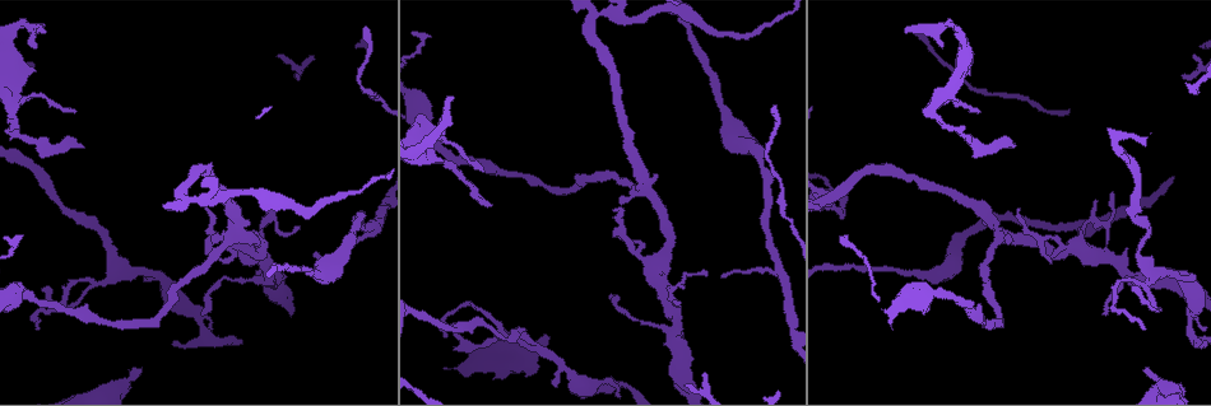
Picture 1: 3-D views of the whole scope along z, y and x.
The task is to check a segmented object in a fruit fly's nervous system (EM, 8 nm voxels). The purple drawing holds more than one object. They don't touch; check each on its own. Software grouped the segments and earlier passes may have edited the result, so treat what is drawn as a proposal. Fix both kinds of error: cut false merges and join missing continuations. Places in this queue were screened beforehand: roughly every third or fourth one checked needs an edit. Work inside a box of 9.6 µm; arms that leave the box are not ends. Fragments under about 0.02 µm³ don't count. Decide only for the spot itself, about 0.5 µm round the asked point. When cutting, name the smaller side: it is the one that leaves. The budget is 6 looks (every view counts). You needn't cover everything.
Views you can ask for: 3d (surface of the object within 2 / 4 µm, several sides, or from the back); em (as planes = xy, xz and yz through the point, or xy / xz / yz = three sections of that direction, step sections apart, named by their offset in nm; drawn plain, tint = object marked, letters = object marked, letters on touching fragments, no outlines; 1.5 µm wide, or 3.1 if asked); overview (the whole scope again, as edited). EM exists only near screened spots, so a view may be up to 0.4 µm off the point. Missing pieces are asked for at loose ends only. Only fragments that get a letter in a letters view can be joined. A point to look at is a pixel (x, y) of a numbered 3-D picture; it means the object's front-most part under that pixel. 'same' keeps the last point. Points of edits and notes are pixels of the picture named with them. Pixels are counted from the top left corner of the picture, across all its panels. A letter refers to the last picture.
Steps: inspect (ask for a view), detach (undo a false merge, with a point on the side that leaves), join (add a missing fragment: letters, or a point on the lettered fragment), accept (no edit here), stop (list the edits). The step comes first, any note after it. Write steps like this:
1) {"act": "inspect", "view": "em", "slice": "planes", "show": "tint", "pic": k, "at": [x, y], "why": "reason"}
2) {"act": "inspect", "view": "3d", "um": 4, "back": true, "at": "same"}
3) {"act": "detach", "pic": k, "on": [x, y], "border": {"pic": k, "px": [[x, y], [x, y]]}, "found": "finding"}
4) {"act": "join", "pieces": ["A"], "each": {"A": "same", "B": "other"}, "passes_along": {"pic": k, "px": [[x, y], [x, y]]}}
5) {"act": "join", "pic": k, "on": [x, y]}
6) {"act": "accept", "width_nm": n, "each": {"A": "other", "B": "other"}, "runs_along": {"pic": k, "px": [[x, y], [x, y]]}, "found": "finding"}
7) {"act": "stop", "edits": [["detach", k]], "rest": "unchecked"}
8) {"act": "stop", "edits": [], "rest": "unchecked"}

{"act": "inspect", "view": "3d", "um": 4, "pic": 1, "at": [505, 339], "why": "sharp bend"}

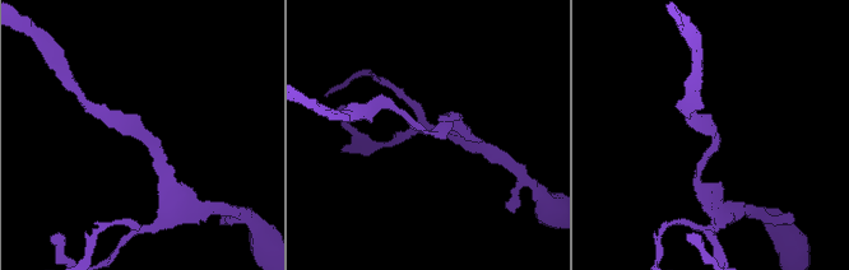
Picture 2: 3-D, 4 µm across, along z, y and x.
{"act": "inspect", "view": "em", "slice": "yz", "step": 8, "show": "tint", "pic": 2, "at": [145, 129], "why": "shape alone is not enough"}

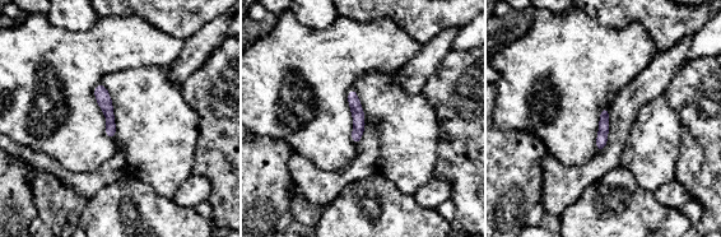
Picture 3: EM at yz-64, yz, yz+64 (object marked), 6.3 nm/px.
{"act": "inspect", "view": "em", "slice": "planes", "show": "letters", "at": "same"}

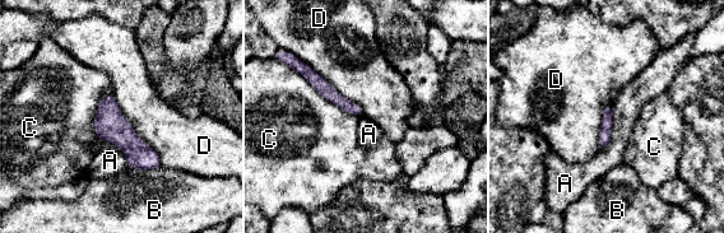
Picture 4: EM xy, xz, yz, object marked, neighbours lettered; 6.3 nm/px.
{"act": "accept", "each": {"A": "other", "B": "other", "C": "other", "D": "other"}, "border": {"pic": 4, "px": [[612, 105], [611, 140], [600, 150]]}, "found": "continuous, no second neuron"}

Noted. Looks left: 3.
{"act": "inspect", "view": "em", "slice": "xy", "step": 4, "show": "letters", "pic": 1, "at": [443, 335], "why": "thin end"}

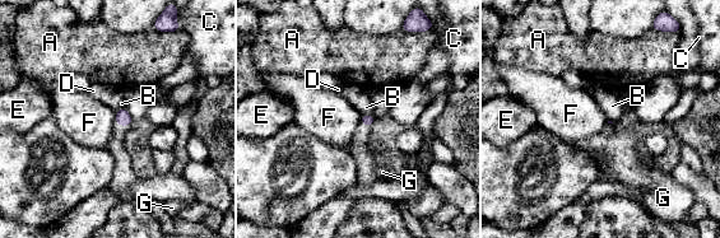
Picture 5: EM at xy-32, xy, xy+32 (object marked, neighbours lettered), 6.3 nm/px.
{"act": "inspect", "view": "em", "slice": "planes", "show": "letters", "at": "same", "why": "another direction"}

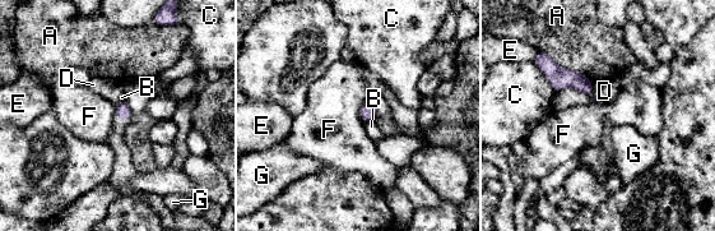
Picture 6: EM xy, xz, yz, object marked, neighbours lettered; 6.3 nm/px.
{"act": "accept", "longest_contact_nm": ["A", 380], "each": {"A": "other", "B": "other", "C": "other", "D": "other", "E": "other", "F": "other", "G": "other"}, "border": {"pic": 6, "px": [[367, 100], [361, 107], [362, 121]]}, "found": "no lettered fragment goes on from it"}

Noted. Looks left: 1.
{"act": "stop", "edits": [], "rest": "unchecked"}

